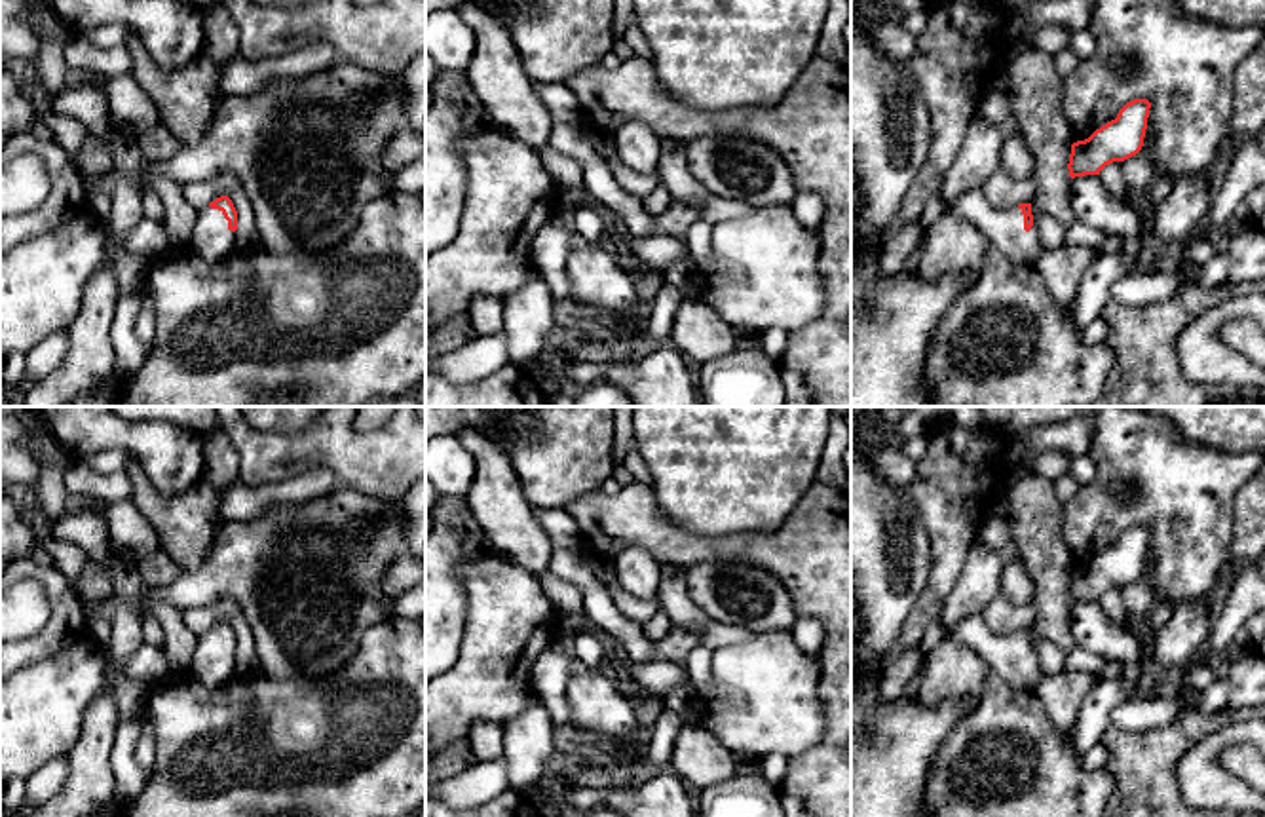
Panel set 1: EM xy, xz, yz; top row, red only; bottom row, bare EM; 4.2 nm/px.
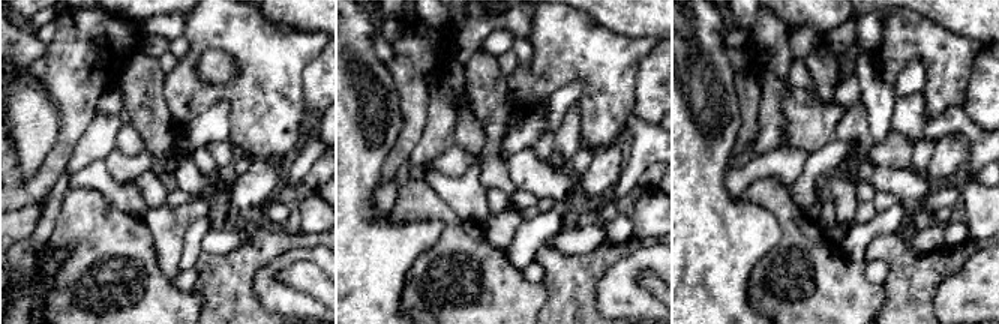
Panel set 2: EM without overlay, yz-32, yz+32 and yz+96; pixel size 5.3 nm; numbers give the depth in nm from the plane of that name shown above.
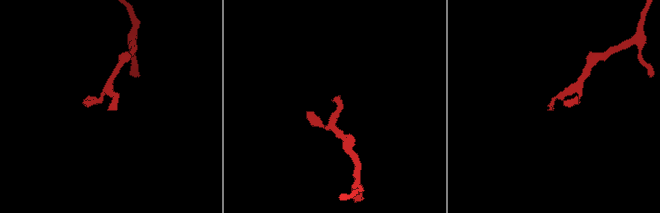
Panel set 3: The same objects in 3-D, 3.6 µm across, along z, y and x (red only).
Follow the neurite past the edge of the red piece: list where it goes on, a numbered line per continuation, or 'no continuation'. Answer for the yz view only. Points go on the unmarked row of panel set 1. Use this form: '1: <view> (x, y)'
1: yz (1005, 652)

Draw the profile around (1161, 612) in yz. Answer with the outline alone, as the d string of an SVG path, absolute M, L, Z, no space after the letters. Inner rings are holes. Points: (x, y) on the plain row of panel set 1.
M1157 600L1155 604L1153 604L1153 608L1149 610L1149 614L1145 616L1145 621L1143 621L1143 625L1149 629L1149 631L1159 631L1159 629L1162 629L1168 621L1170 621L1170 618L1172 618L1172 614L1174 614L1174 604L1172 602L1166 602L1166 600Z

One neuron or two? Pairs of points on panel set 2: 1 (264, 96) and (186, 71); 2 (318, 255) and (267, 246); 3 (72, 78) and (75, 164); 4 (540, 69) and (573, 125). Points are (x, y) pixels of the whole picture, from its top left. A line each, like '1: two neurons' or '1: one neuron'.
1: one neuron
2: two neurons
3: two neurons
4: two neurons

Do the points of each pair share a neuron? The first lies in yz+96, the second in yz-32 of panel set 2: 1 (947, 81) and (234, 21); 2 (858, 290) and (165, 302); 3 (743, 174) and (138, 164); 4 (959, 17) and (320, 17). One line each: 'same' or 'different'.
1: same
2: same
3: same
4: same

